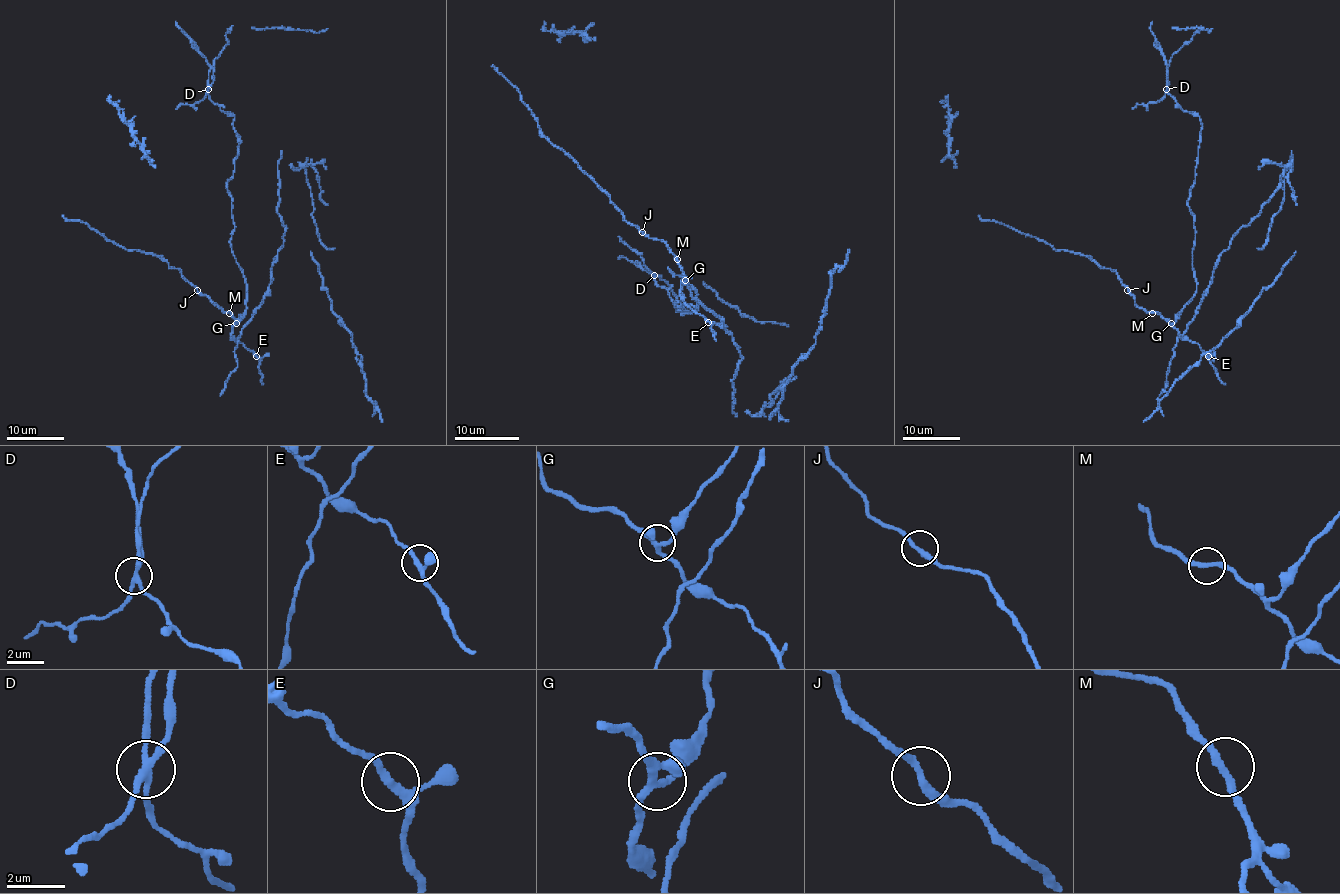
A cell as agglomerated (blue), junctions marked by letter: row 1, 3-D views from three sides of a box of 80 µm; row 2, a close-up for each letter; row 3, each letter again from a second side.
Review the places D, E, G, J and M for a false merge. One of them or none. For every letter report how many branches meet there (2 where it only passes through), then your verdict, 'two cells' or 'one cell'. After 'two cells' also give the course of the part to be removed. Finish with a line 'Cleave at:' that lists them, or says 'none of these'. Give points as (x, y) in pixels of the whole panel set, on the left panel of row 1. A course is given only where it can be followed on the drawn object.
D: 4 branches meet; two cells
E: 3 branches meet; one cell
G: 4 branches meet; one cell
J: 2 branches meet; one cell
M: 2 branches meet; one cell
Cleave at: D

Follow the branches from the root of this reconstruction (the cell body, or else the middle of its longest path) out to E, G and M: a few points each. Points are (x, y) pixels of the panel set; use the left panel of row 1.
E: (265, 298), (242, 333), (231, 337), (256, 356)
G: (265, 298), (242, 333), (231, 337), (231, 327), (236, 323)
M: (265, 298), (237, 337), (231, 337), (234, 318), (229, 313)

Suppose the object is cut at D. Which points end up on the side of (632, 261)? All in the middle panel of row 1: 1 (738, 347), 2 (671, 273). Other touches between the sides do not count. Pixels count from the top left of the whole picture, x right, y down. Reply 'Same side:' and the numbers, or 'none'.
Same side: none

